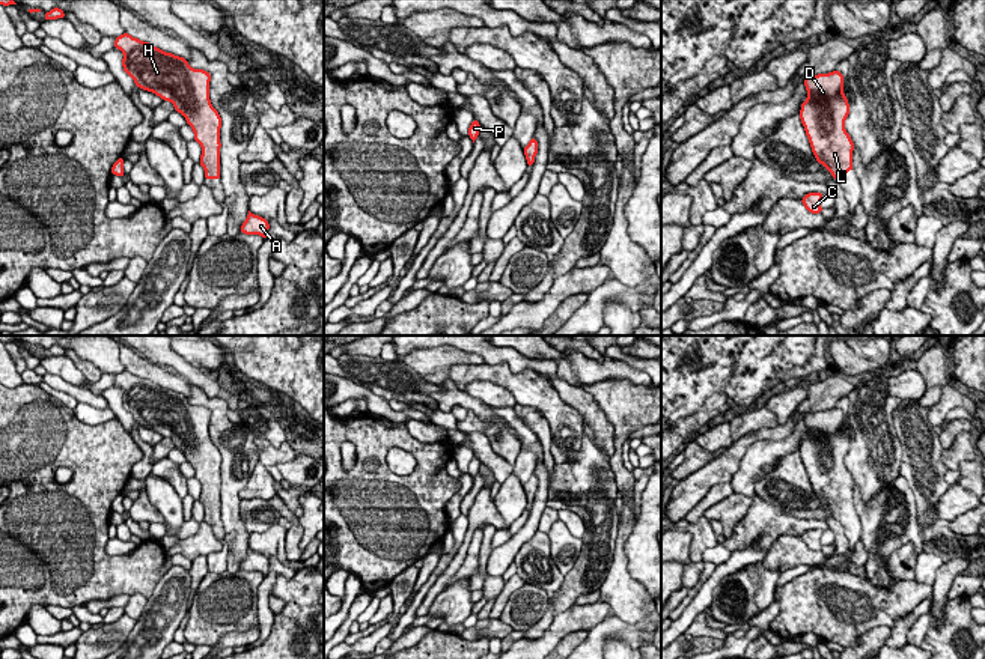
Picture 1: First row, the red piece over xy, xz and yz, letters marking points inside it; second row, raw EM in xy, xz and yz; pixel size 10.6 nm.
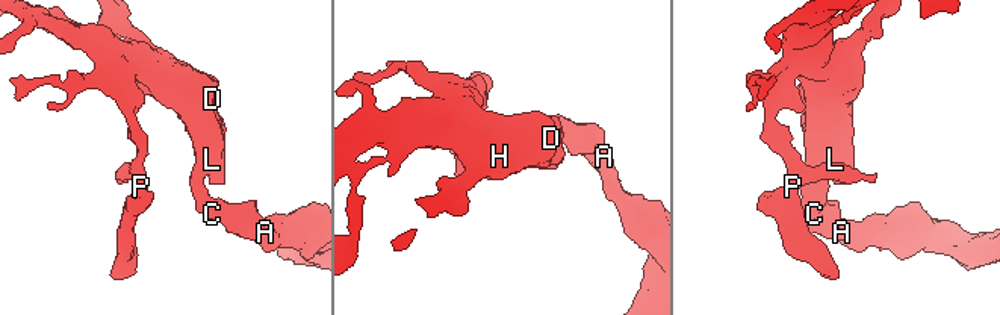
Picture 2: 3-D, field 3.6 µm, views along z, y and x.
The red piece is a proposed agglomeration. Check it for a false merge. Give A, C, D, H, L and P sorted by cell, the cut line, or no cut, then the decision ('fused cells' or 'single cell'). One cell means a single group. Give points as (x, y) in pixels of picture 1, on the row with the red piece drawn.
groups A C D H L P; cut none; single cell

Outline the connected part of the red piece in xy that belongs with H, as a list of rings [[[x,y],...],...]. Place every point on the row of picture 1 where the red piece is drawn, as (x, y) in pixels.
[[[128,33],[114,39],[114,48],[124,53],[124,71],[139,89],[170,101],[175,111],[185,117],[194,131],[194,141],[202,147],[199,164],[205,179],[220,179],[221,117],[209,99],[209,72],[190,68],[184,57]]]

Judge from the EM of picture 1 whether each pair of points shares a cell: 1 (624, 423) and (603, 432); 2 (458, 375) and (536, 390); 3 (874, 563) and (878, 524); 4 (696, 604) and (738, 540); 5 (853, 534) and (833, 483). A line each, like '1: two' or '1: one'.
1: two
2: one
3: one
4: two
5: one

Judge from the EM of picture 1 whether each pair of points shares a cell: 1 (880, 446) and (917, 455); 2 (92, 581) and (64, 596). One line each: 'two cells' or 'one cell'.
1: two cells
2: one cell

